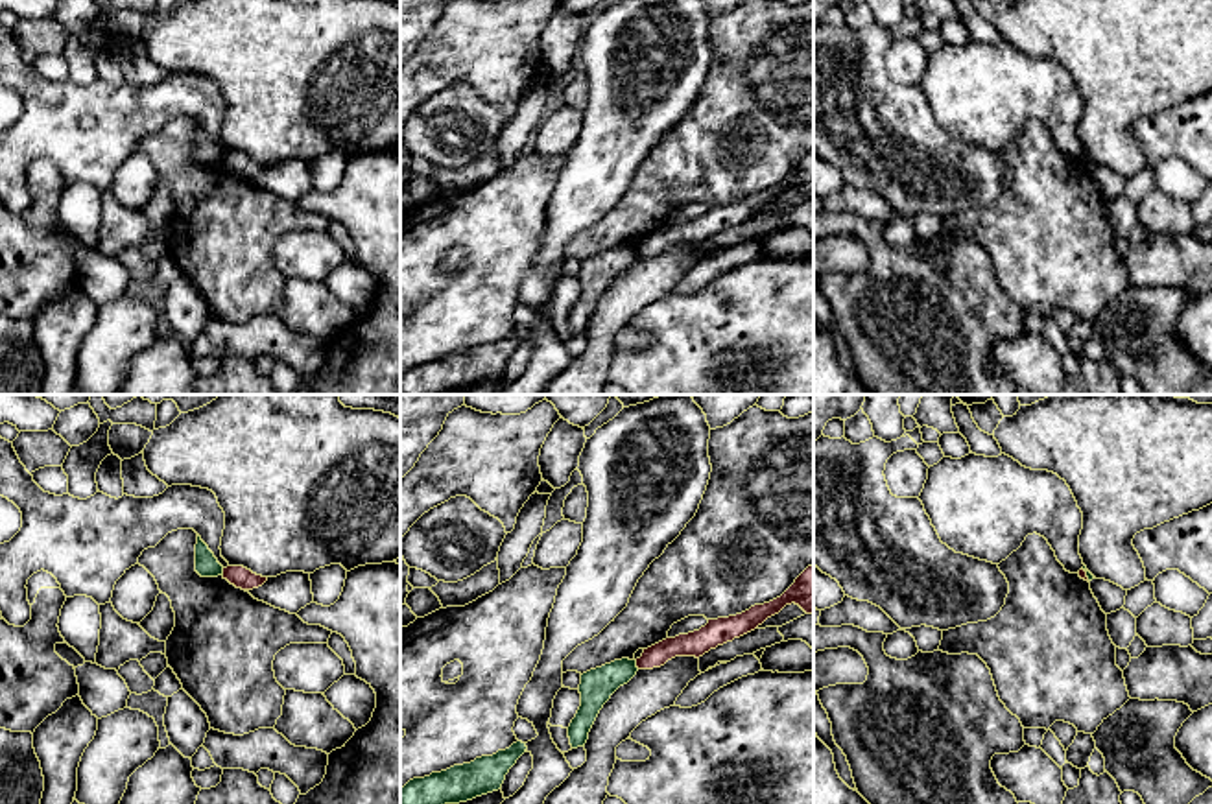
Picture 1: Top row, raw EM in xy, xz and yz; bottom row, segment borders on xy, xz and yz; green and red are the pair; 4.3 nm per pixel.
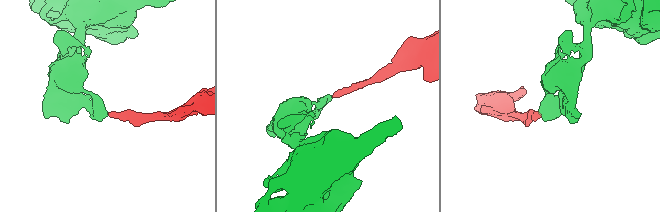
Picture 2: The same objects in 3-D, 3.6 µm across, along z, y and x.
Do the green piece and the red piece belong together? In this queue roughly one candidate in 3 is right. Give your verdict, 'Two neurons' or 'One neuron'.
Two neurons

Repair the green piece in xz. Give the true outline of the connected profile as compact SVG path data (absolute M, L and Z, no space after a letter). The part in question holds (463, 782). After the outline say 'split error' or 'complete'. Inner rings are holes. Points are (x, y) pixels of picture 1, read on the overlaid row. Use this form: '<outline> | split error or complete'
M517 741L493 756L413 778L400 789L400 804L459 804L498 791L526 749L526 743Z | complete

